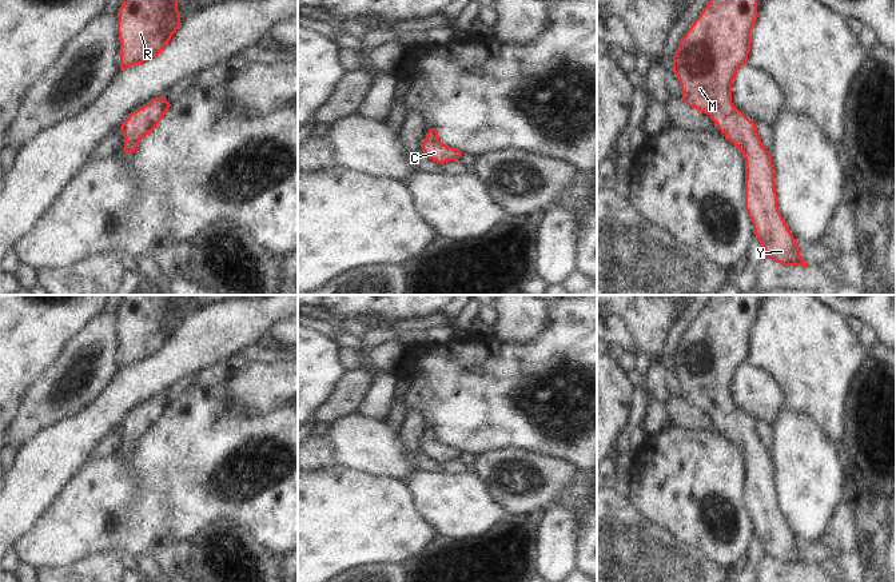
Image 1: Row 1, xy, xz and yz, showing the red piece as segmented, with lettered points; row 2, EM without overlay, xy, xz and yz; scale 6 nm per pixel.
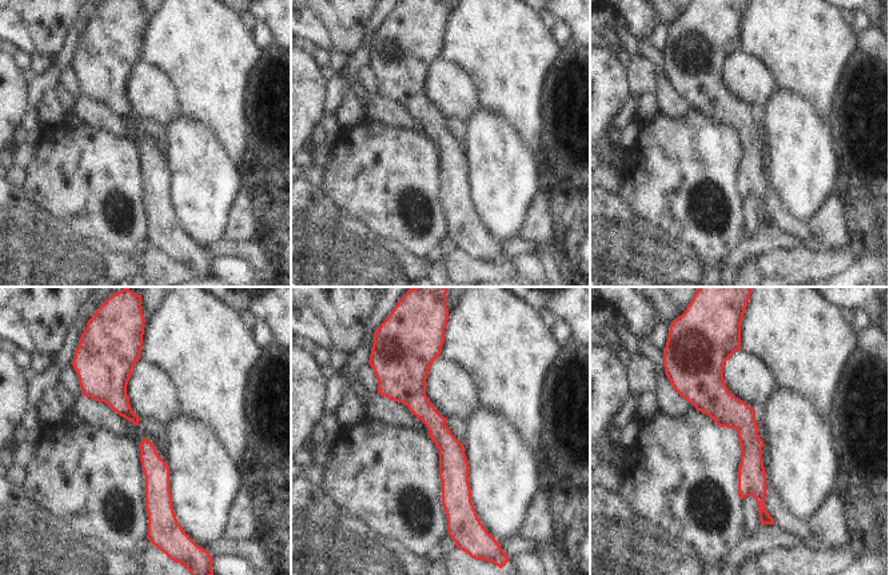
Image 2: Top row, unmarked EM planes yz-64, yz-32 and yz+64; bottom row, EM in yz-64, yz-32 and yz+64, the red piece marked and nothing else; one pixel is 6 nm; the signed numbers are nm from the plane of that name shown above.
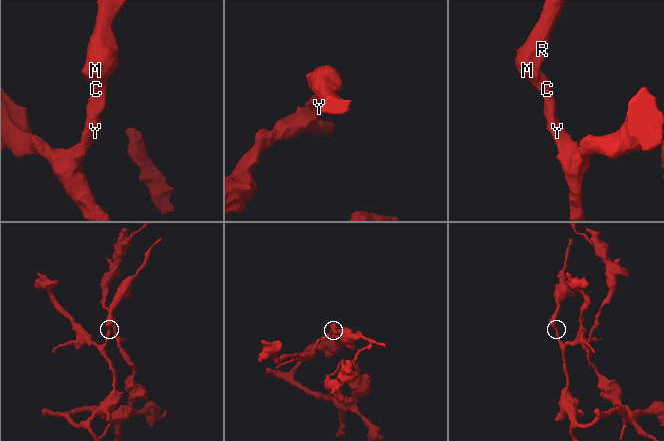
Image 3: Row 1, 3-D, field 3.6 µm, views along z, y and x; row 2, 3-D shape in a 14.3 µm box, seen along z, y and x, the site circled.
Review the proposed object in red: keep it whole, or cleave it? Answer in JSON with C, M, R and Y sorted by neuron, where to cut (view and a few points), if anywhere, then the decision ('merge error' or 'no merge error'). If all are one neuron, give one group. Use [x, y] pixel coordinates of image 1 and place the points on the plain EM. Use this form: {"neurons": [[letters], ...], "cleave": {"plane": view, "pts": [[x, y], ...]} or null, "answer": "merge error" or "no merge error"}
{"neurons": [["C", "M", "R", "Y"]], "cleave": null, "answer": "no merge error"}

